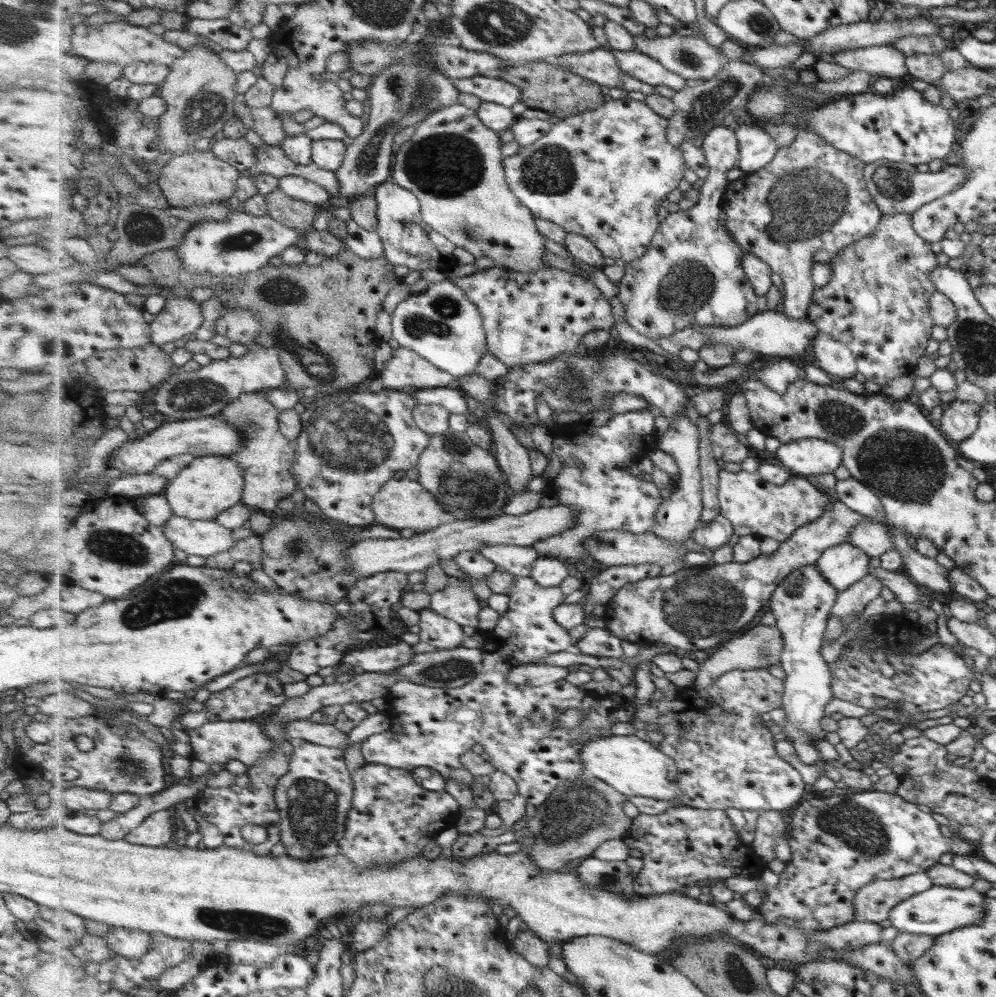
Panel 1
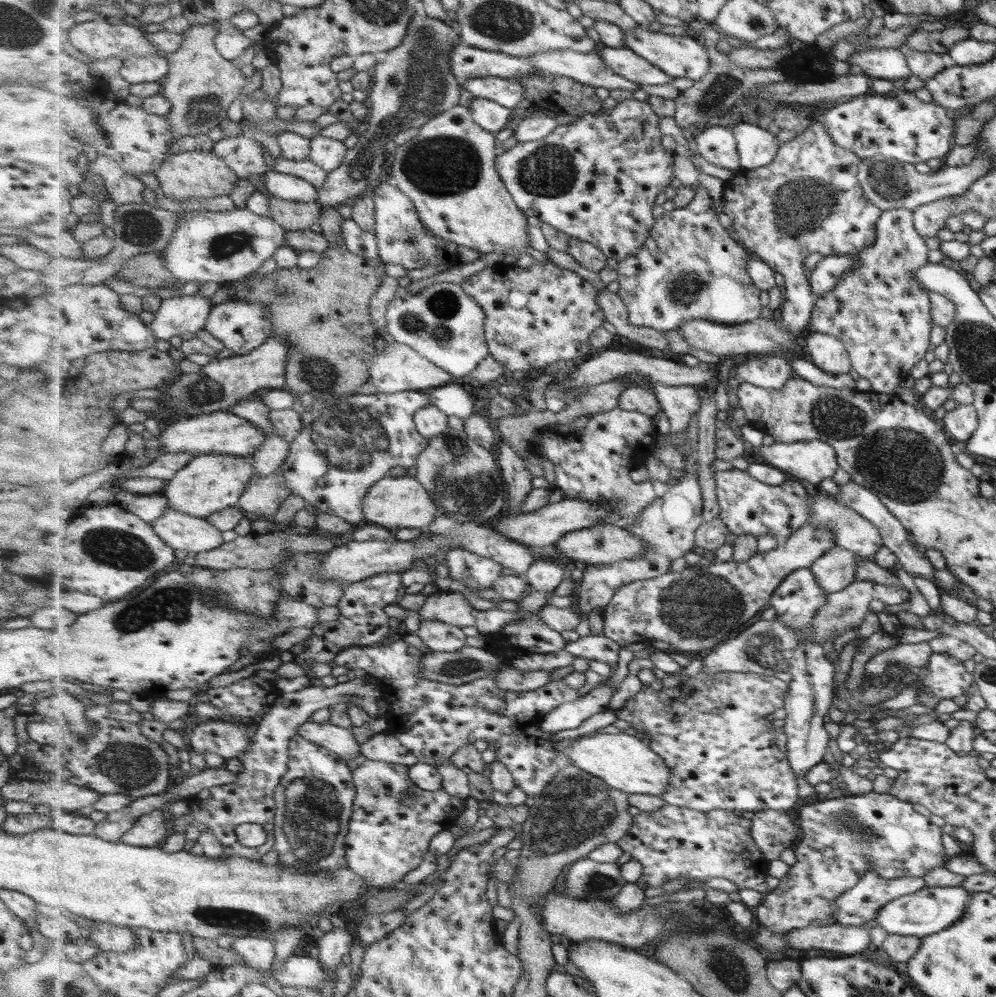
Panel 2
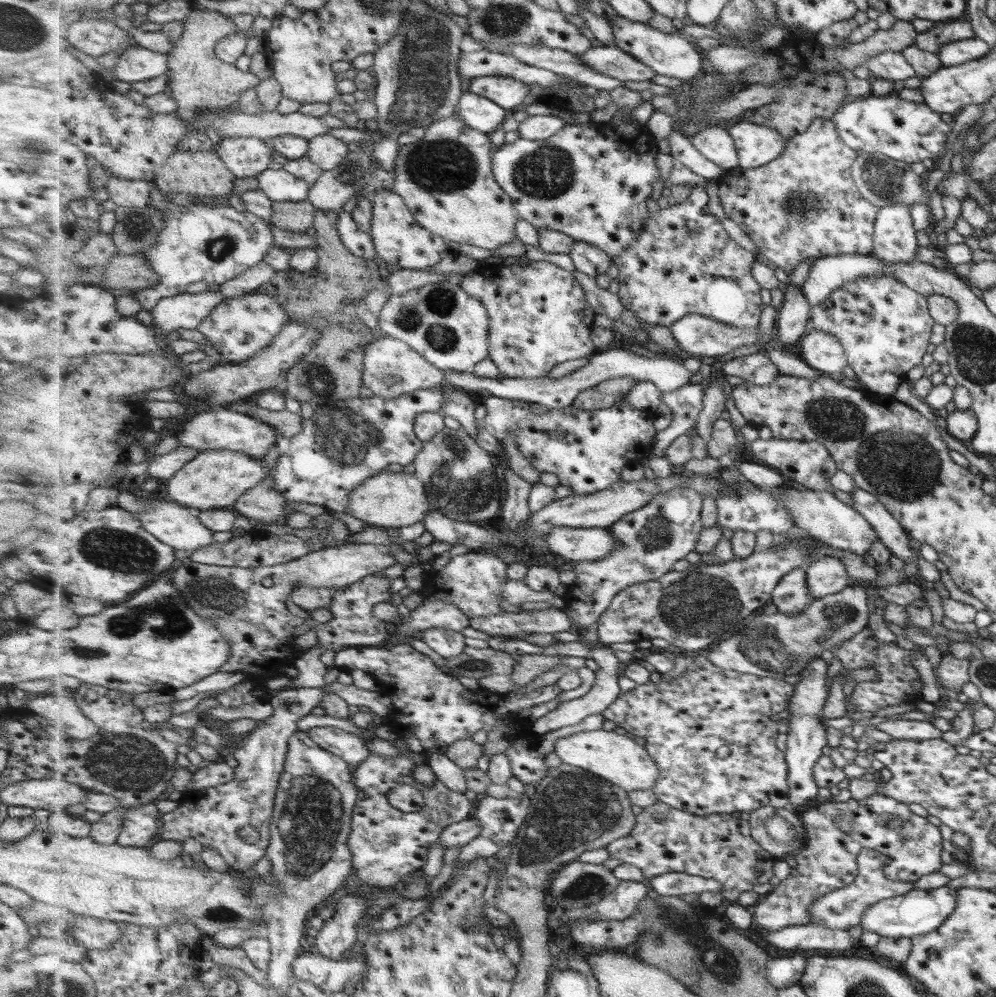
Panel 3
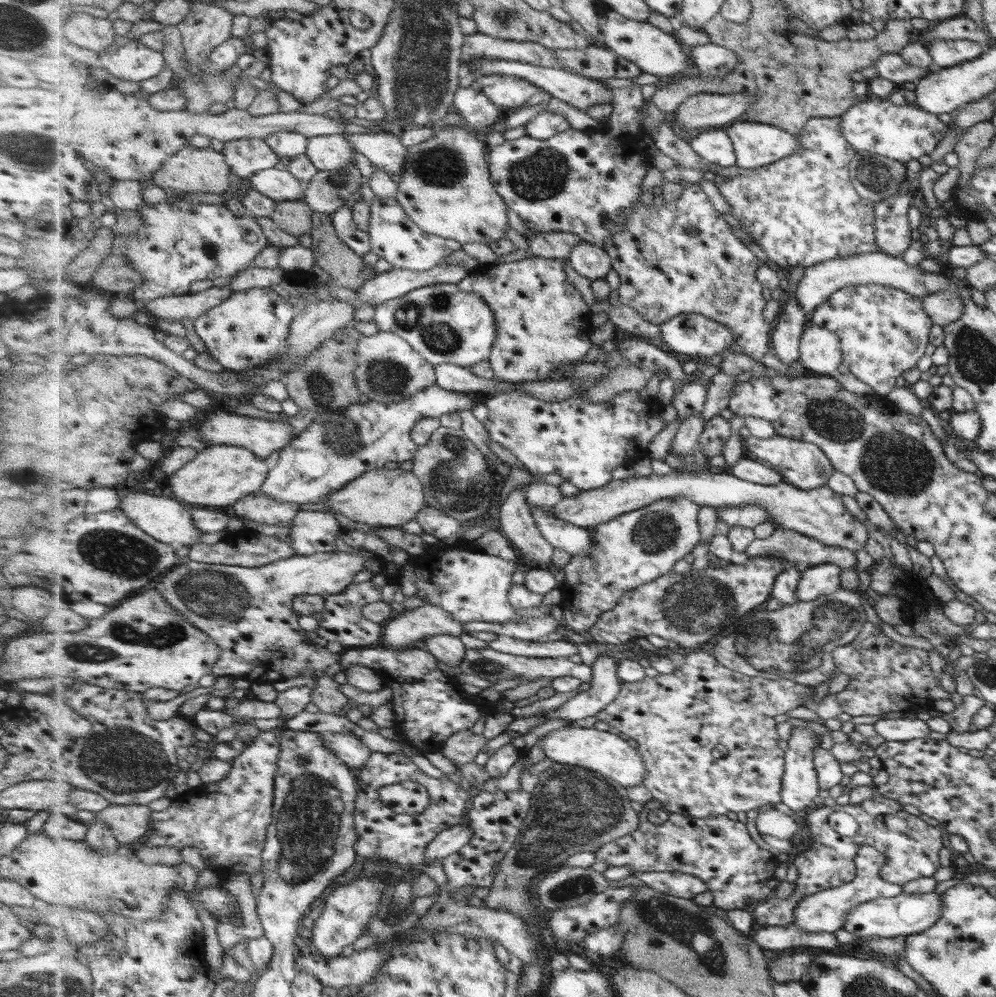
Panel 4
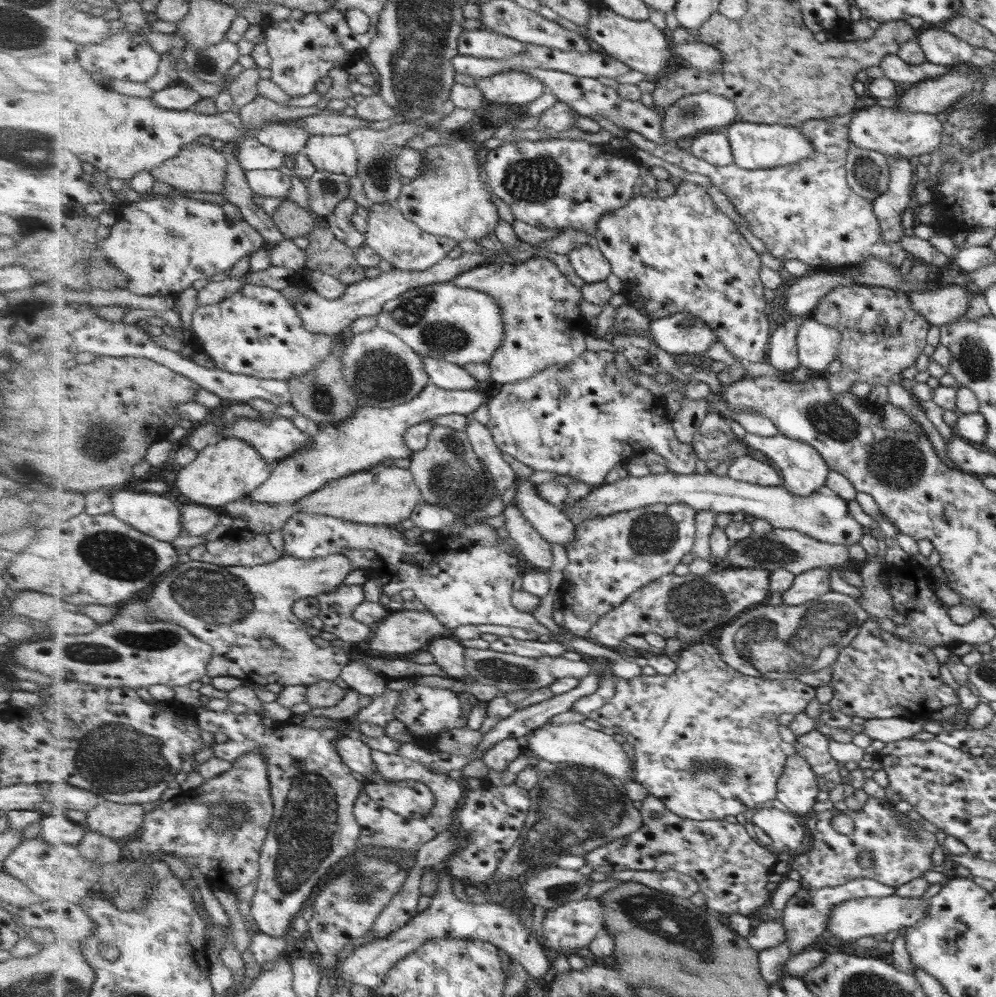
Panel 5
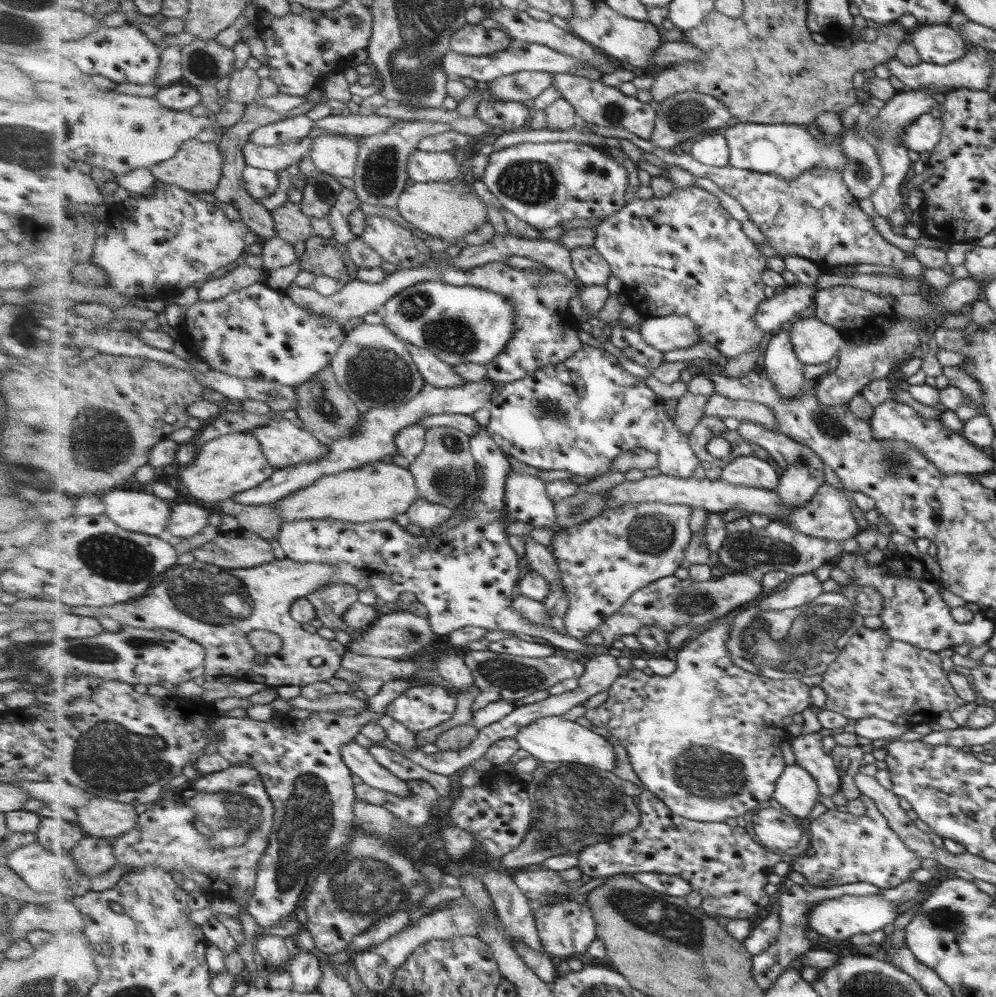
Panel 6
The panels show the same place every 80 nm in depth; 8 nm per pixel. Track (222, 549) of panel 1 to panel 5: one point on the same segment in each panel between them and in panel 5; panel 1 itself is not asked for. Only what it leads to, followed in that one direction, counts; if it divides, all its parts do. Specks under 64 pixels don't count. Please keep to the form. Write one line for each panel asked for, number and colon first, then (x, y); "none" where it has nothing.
2: (192, 534)
3: (181, 528)
4: (171, 522)
5: (155, 515)

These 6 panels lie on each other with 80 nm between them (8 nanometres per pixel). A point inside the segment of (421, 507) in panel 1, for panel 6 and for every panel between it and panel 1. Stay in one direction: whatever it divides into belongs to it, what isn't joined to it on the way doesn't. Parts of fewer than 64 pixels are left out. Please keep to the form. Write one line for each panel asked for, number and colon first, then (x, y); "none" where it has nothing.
2: (402, 502)
3: (388, 500)
4: (381, 497)
5: (381, 495)
6: (379, 491)

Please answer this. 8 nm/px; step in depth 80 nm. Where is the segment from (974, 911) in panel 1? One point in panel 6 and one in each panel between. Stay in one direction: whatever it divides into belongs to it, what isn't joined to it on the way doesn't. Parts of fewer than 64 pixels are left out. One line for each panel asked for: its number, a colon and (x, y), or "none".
2: (929, 910)
3: (916, 912)
4: (905, 914)
5: (861, 917)
6: (840, 918)

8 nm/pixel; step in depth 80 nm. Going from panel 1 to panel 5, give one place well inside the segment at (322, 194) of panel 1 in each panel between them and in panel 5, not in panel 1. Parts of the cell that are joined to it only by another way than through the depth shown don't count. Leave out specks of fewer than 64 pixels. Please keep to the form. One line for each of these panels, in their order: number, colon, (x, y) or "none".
2: (287, 186)
3: (279, 185)
4: (273, 184)
5: (266, 183)

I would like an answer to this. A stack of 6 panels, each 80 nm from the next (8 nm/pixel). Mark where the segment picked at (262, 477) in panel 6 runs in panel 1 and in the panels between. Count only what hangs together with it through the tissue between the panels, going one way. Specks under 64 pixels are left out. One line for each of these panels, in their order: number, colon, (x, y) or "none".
1: (209, 485)
2: (210, 482)
3: (215, 479)
4: (219, 476)
5: (231, 469)

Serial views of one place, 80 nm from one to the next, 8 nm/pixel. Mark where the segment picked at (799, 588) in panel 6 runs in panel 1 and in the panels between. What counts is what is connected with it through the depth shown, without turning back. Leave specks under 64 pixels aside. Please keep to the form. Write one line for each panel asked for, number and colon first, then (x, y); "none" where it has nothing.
1: (842, 565)
2: (835, 570)
3: (826, 576)
4: (825, 579)
5: (810, 585)

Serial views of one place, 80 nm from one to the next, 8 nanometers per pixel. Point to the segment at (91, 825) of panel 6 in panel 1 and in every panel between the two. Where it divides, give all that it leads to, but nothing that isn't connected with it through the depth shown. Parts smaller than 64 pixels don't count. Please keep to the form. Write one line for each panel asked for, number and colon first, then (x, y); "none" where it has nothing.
1: (156, 830)
2: (150, 830)
3: (141, 824)
4: (129, 823)
5: (113, 820)

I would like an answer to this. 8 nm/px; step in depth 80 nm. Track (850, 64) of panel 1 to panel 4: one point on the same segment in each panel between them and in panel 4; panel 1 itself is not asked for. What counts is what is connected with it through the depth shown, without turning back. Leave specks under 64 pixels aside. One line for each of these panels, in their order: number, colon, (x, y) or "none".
2: (889, 64)
3: (889, 65)
4: (891, 67)

